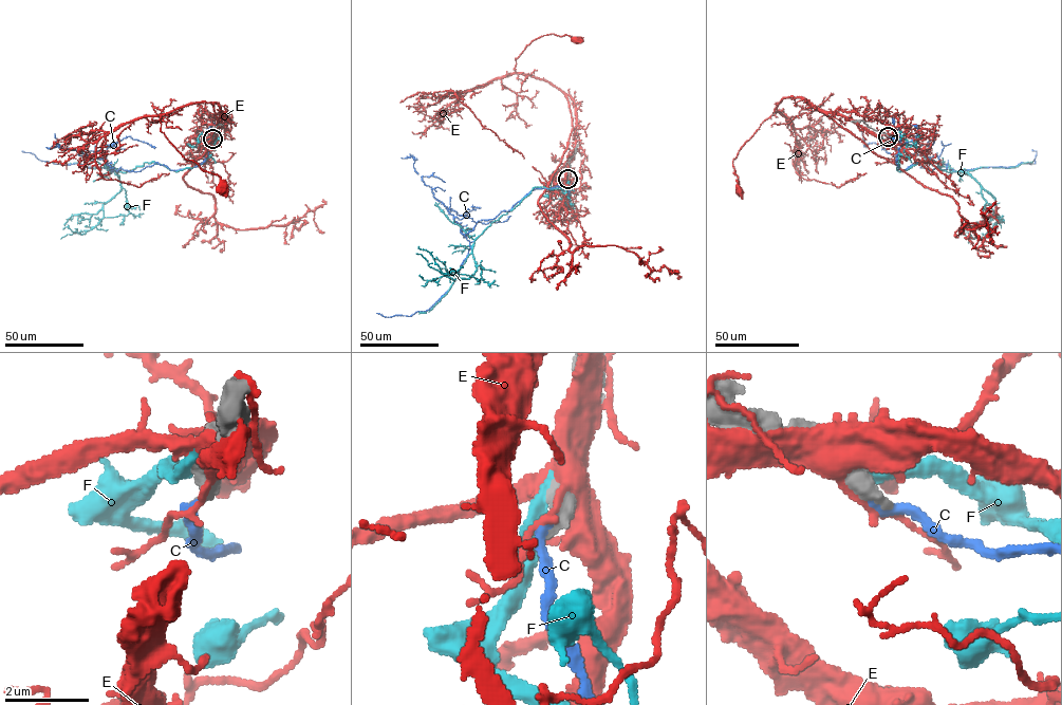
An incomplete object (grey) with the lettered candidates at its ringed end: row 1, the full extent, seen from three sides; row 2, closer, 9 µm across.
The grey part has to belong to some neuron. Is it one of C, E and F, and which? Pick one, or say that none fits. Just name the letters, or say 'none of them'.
C

